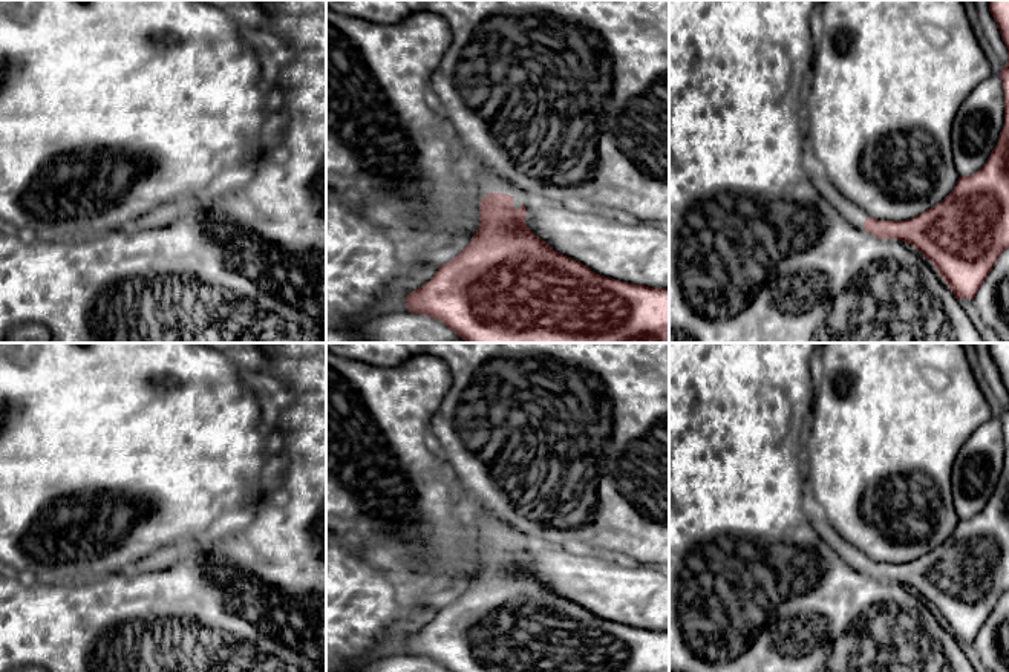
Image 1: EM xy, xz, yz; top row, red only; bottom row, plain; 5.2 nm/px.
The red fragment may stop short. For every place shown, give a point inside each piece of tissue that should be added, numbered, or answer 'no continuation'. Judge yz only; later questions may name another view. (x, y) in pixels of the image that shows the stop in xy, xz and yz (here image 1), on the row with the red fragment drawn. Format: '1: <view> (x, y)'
1: yz (852, 213)

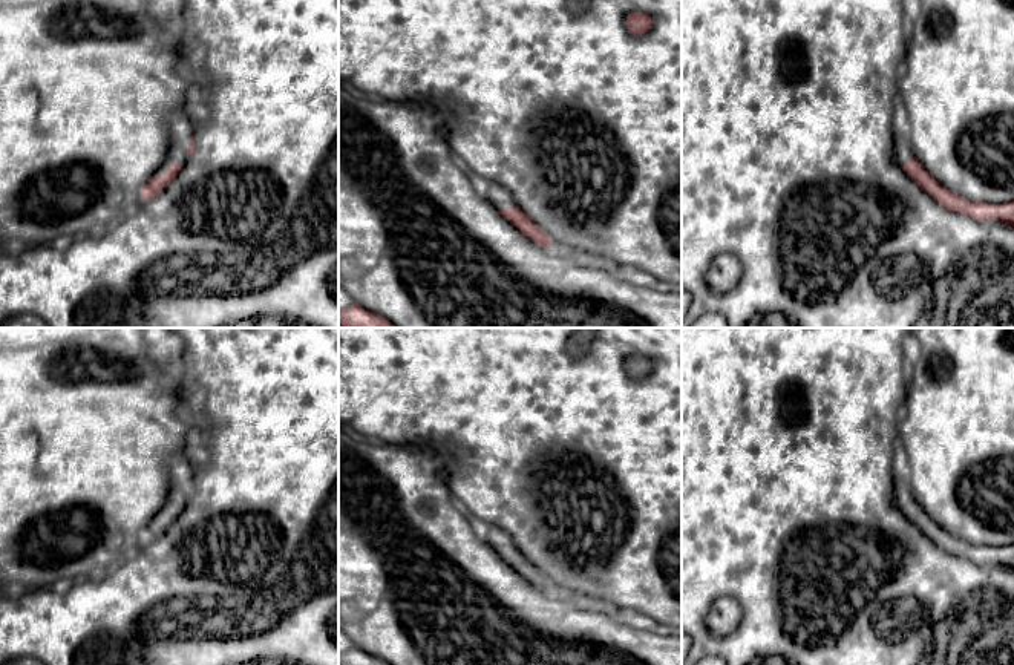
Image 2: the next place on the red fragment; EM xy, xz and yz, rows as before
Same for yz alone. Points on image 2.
1: yz (902, 152)

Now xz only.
1: xz (495, 193)

